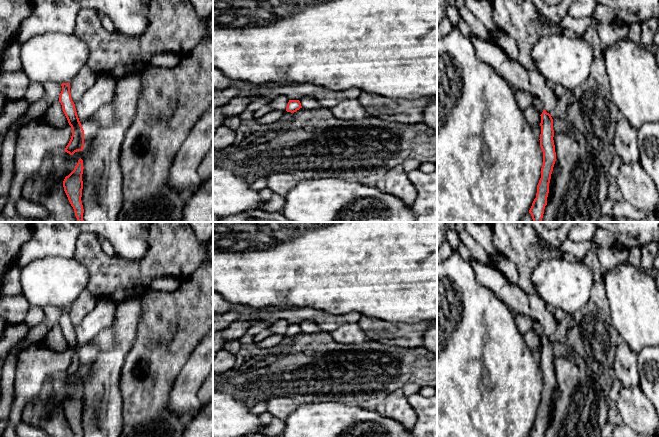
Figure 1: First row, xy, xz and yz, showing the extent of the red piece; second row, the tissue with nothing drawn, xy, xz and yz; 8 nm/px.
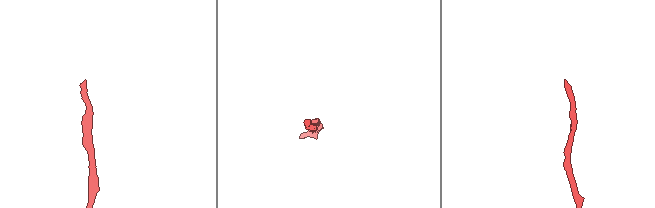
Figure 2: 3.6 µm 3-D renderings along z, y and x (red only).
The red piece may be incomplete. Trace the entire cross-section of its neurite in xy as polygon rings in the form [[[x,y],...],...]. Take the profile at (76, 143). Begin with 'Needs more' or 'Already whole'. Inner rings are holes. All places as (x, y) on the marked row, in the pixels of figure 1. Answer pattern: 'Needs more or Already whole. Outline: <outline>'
Needs more. Outline: [[[96,75],[94,84],[74,103],[70,93],[70,83],[62,83],[59,102],[72,128],[72,136],[65,152],[73,155],[84,147],[84,130],[82,124],[88,122],[104,105],[113,101],[116,78],[109,75]]]

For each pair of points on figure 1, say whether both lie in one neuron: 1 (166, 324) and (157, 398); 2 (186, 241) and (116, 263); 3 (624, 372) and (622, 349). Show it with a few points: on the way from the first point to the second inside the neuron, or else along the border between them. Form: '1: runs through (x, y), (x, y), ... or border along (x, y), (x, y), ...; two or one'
1: runs through (164, 342), (157, 356), (157, 380); one
2: runs through (169, 253), (151, 266), (133, 266); one
3: runs through (624, 366), (624, 355); one

